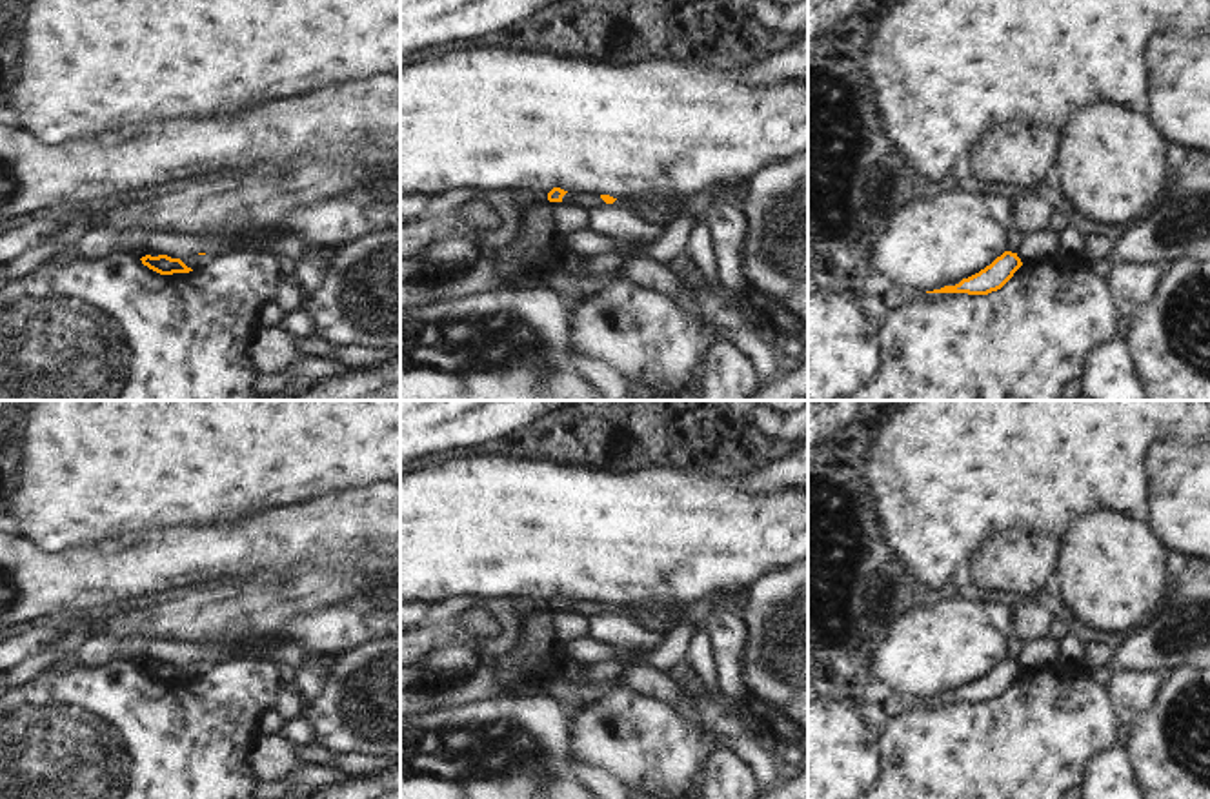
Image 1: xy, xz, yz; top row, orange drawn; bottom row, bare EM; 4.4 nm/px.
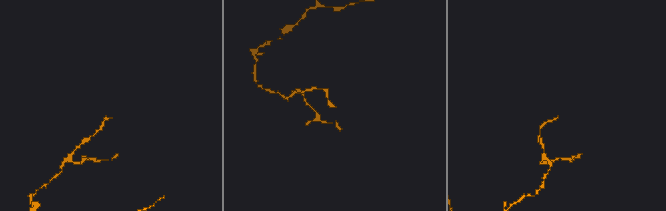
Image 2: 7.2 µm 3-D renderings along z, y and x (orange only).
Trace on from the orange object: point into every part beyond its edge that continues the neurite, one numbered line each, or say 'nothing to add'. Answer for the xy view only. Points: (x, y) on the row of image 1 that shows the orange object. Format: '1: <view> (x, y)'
nothing to add

